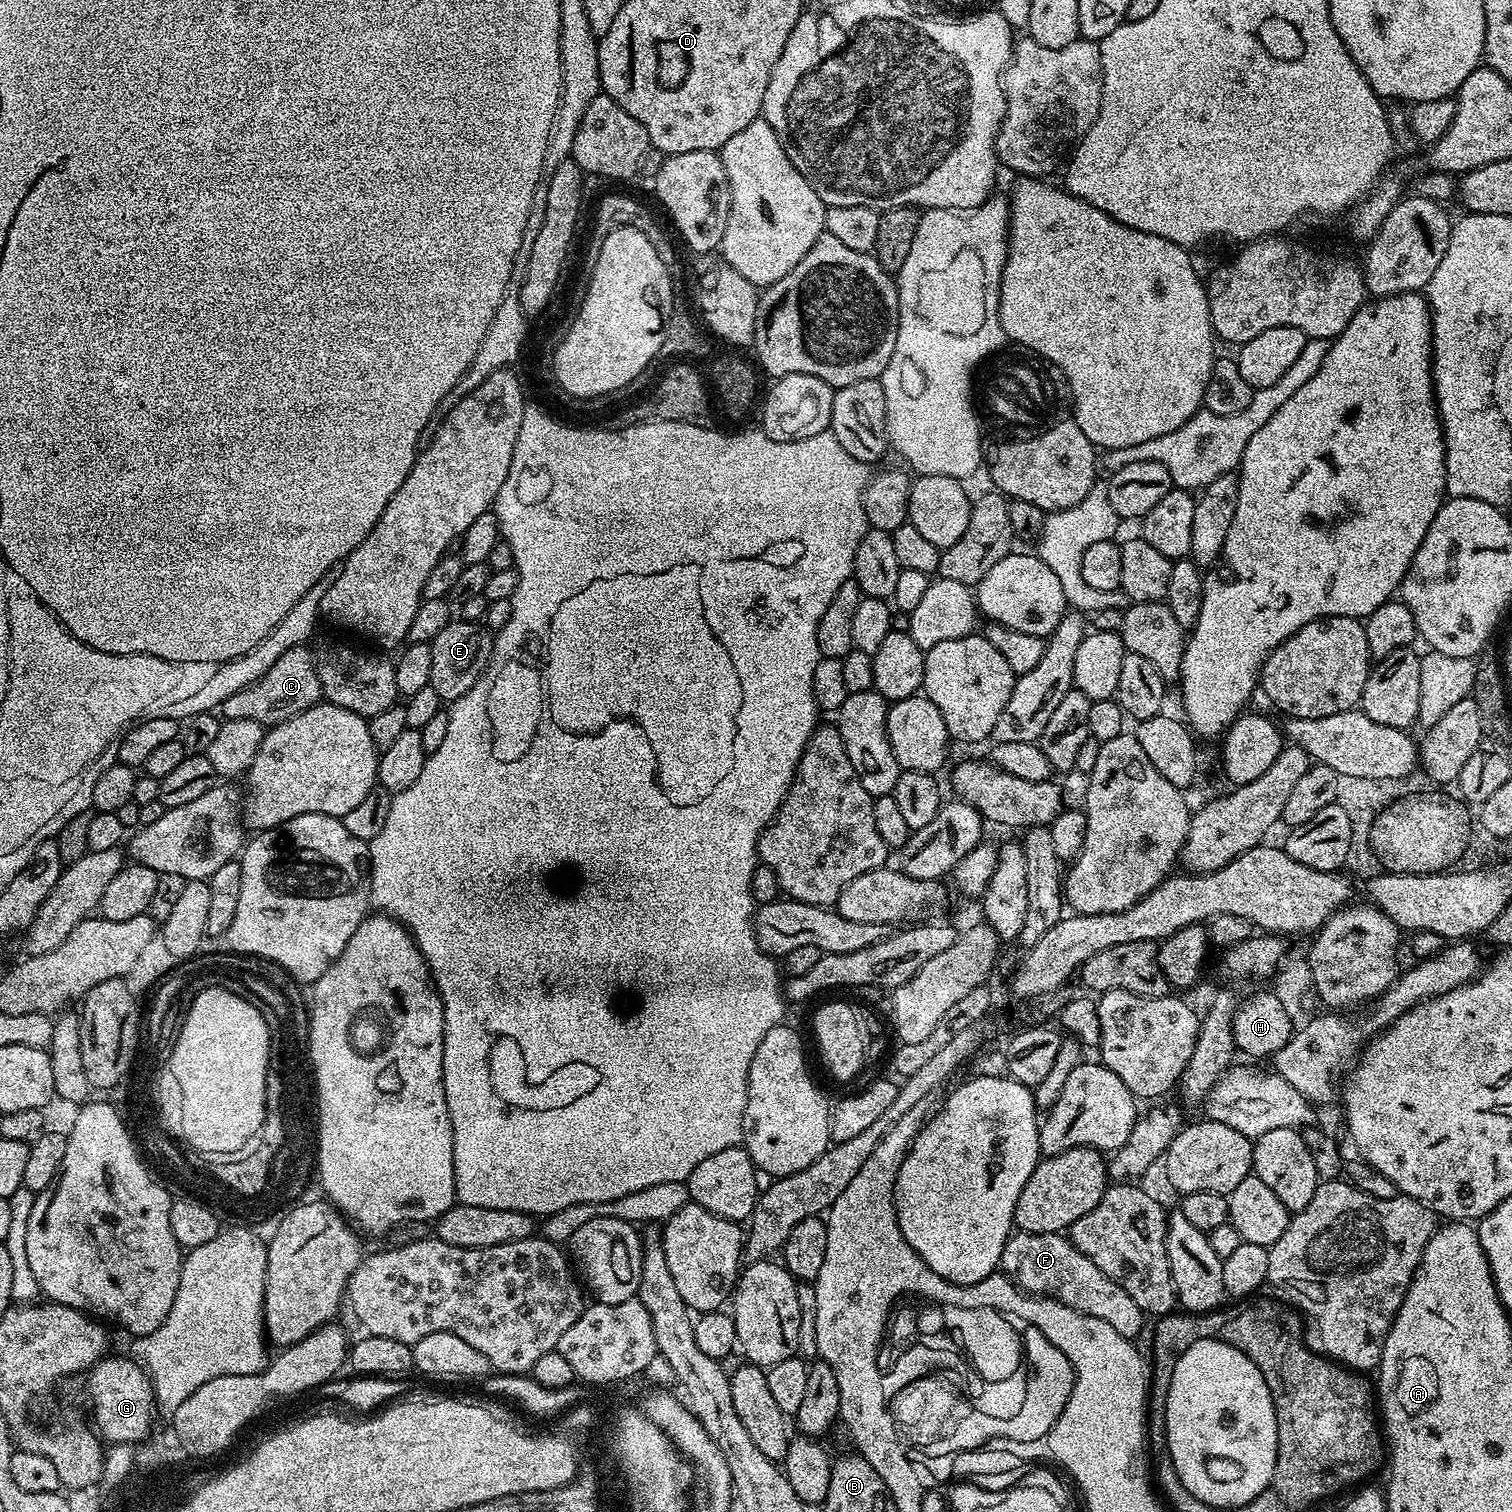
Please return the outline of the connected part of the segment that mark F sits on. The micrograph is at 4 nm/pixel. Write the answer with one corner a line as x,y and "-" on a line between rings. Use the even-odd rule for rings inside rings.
1013,1231
1002,1250
999,1271
1021,1292
1057,1300
1090,1318
1102,1318
1102,1322
1109,1324
1127,1340
1135,1341
1136,1335
1144,1328
1146,1314
1138,1302
1134,1302
1134,1298
1130,1298
1130,1294
1118,1286
1118,1282
1106,1278
1106,1274
1102,1274
1102,1270
1098,1270
1090,1258
1072,1245
1067,1235

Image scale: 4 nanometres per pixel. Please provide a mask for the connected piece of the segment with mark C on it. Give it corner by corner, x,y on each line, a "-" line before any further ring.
303,644
286,650
286,654
282,654
282,658
274,662
274,666
264,668
261,676
259,673
253,678
250,686
226,699
222,707
223,719
250,718
250,722
271,726
294,718
321,703
324,691
322,682
318,682
316,657
313,649
310,649
308,644

